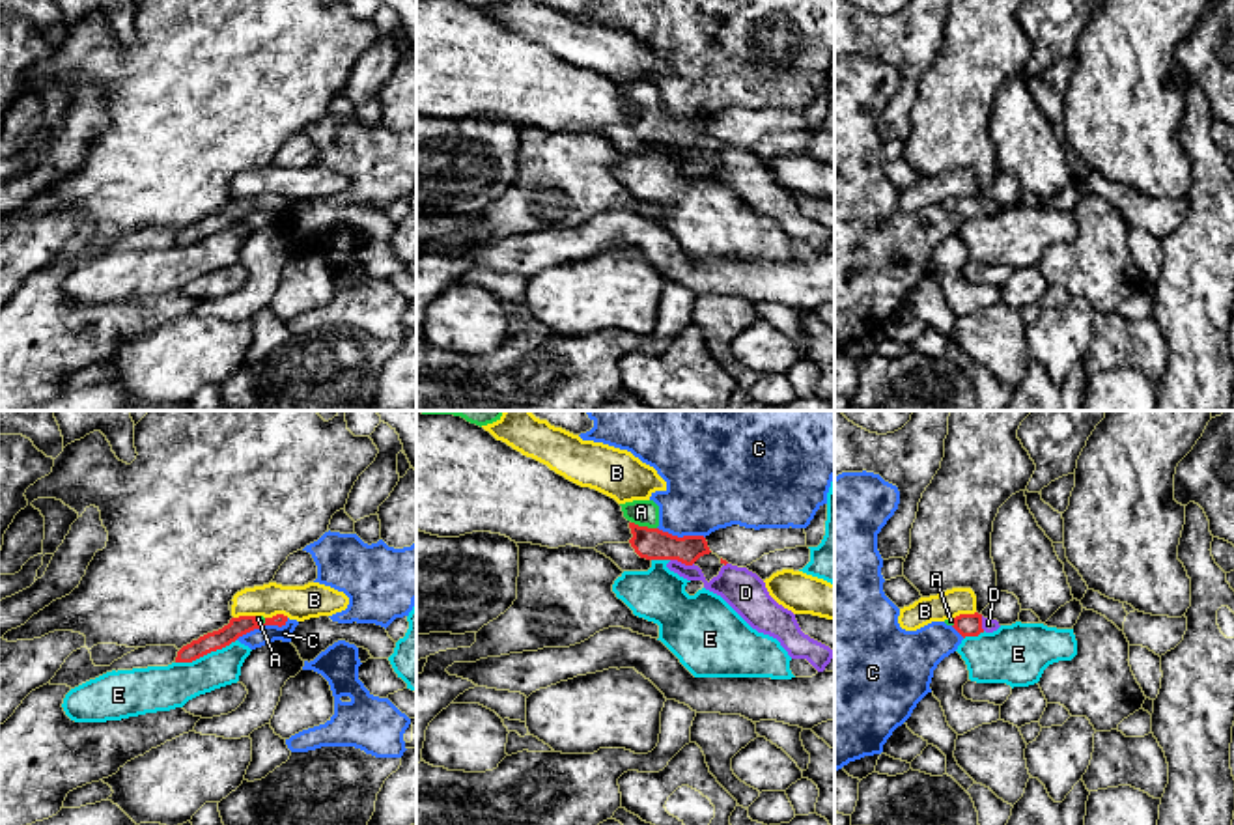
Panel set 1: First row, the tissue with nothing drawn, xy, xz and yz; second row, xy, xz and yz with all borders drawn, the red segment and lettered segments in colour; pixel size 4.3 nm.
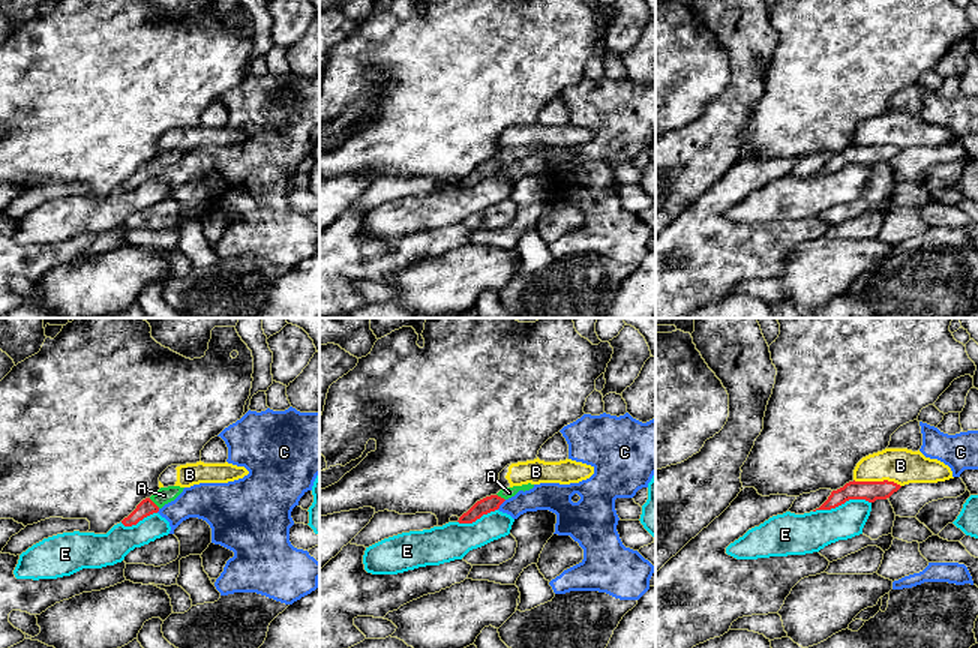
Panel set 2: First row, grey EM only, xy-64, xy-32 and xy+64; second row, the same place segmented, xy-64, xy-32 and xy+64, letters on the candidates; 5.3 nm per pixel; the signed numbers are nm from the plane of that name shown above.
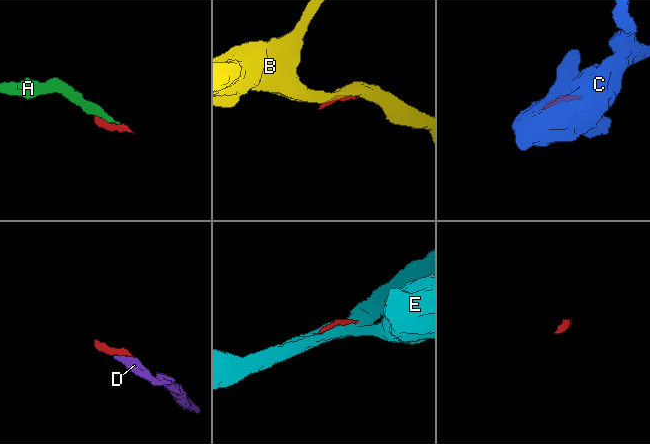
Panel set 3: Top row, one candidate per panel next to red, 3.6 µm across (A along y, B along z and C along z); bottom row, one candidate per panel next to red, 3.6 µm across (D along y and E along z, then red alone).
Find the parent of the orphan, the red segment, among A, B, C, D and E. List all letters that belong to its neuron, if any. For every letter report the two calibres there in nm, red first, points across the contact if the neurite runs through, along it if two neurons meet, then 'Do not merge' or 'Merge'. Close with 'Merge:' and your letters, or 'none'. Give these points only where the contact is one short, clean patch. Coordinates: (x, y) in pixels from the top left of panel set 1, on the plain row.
A: Thickness 140 nm (red) against 110 nm. Merge
B: Thickness 80 nm (red) against 150 nm. Boundary: xy (288, 198), (275, 196), (266, 200). Do not merge
C: Thickness 80 nm (red) against 80 nm. Boundary: xy (288, 200), (280, 208), (260, 208), (236, 221). Do not merge
D: Thickness 140 nm (red) against 160 nm. Path across: xz (652, 125), (665, 127), (682, 144), (708, 167), (734, 167). Merge
E: Thickness 80 nm (red) against 190 nm. Do not merge
Merge: A, D

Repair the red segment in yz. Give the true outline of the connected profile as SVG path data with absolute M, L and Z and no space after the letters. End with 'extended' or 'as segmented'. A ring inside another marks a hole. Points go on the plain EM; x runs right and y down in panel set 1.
M960 196L956 200L945 202L947 207L952 207L963 220L965 218L978 218L980 215L993 215L1001 207L993 200L984 200L982 196Z; extended

